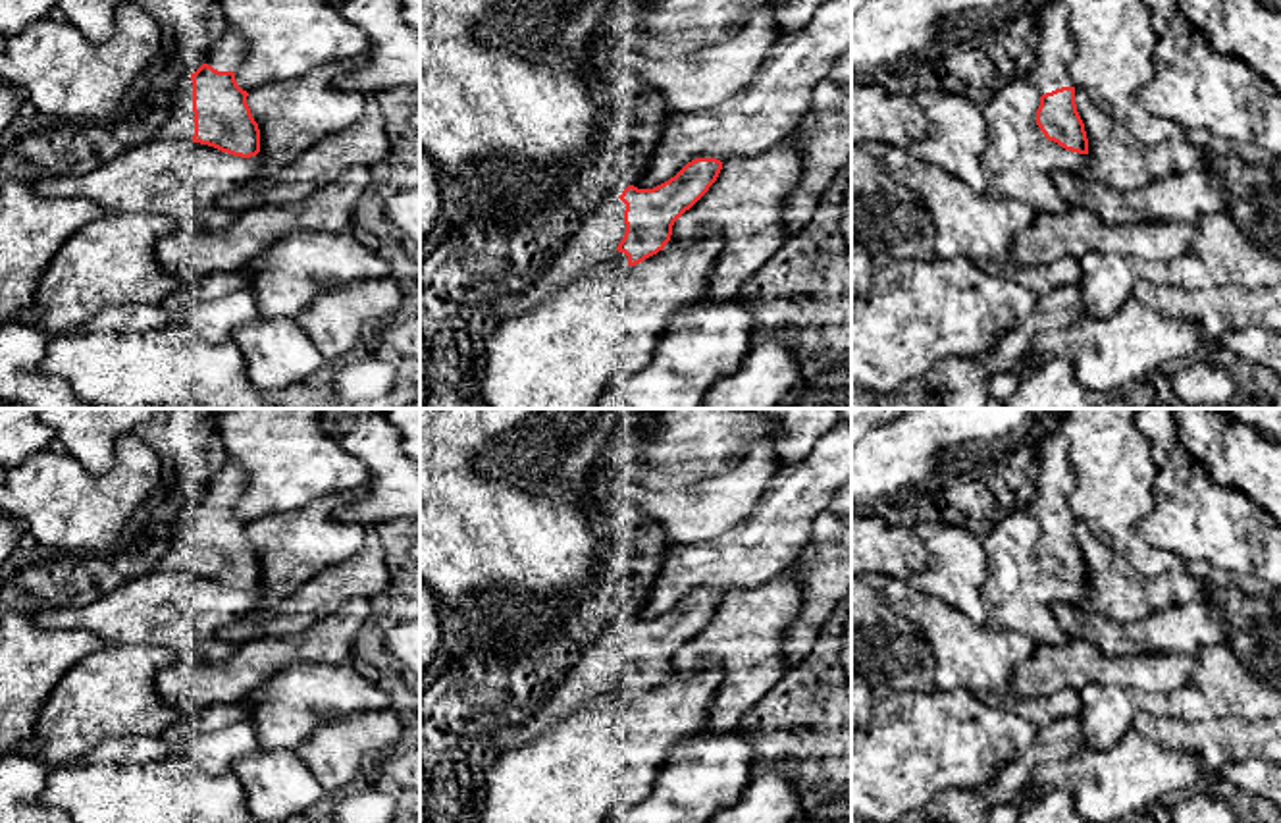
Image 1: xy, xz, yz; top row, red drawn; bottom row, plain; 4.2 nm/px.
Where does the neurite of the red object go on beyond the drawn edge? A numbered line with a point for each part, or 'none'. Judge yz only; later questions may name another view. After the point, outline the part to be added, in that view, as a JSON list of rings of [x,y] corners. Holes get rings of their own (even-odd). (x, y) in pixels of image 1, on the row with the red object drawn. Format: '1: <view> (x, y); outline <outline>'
1: yz (1048, 72); outline [[[1059,0],[1044,4],[1034,12],[1038,27],[1036,58],[1027,79],[1038,94],[1061,87],[1077,87],[1067,73],[1067,54],[1075,48],[1069,29],[1069,12]]]

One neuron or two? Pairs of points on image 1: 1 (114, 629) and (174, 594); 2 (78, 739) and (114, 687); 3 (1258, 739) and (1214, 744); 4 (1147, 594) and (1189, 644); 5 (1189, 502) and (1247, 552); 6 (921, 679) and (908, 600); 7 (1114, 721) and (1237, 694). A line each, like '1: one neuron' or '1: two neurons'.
1: one neuron
2: one neuron
3: one neuron
4: two neurons
5: one neuron
6: two neurons
7: one neuron

